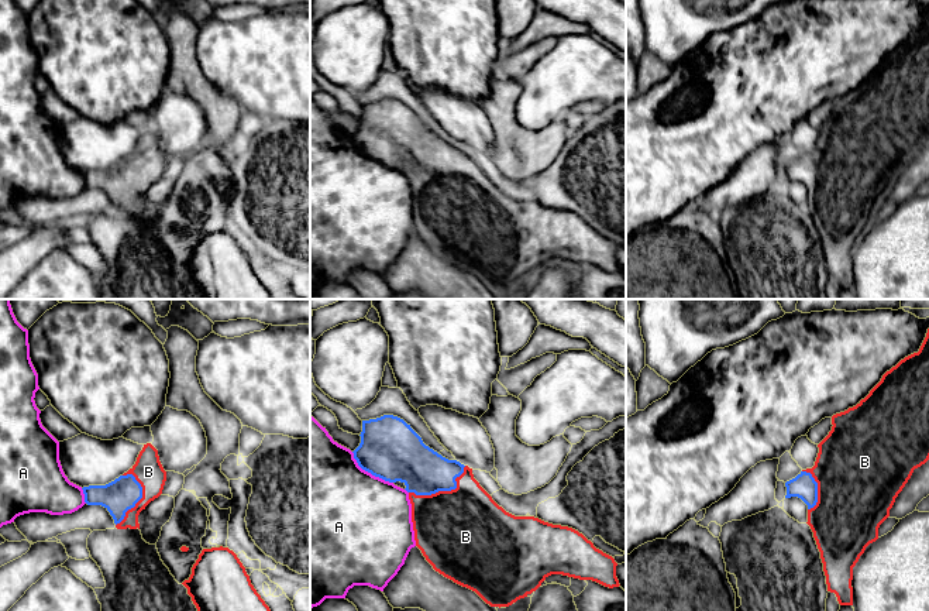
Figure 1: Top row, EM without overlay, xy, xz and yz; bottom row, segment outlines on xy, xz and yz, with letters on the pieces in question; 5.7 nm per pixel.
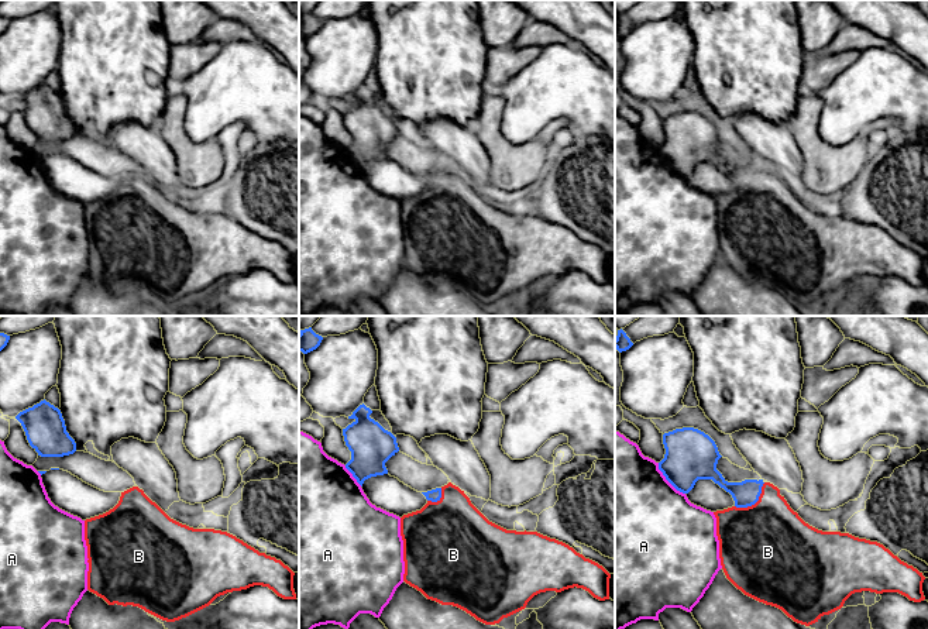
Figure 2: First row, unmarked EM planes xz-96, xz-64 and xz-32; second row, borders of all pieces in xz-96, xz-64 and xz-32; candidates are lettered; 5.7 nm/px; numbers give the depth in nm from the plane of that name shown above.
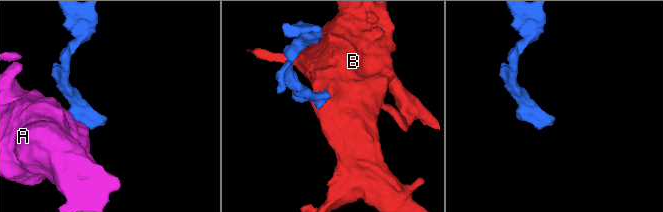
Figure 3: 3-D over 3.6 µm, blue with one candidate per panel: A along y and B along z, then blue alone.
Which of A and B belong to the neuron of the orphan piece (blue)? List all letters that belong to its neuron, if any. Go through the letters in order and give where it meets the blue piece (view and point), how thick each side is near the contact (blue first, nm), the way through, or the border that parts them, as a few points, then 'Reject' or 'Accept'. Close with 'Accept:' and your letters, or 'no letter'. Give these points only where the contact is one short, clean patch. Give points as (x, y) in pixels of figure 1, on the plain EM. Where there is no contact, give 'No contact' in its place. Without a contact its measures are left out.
A: Touches blue at xz (370, 155). Thickness 340 nm (blue) against 480 nm. Boundary: xz (351, 136), (363, 153), (392, 167). Reject
B: Touches blue at xz (443, 174). Thickness 260 nm (blue) against 480 nm. Path across: xz (425, 155), (443, 174), (458, 215). Accept
Accept: B

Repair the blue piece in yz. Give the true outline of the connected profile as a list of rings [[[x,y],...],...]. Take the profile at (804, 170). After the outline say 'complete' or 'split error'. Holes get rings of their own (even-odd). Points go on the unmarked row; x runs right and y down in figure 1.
[[[929,13],[918,37],[887,55],[856,90],[833,99],[832,109],[829,119],[818,128],[815,150],[785,167],[785,182],[798,181],[808,189],[806,207],[820,236],[828,275],[836,278],[840,289],[853,289],[853,251],[866,231],[878,223],[880,209],[890,200],[913,154],[929,144]]] | split error

